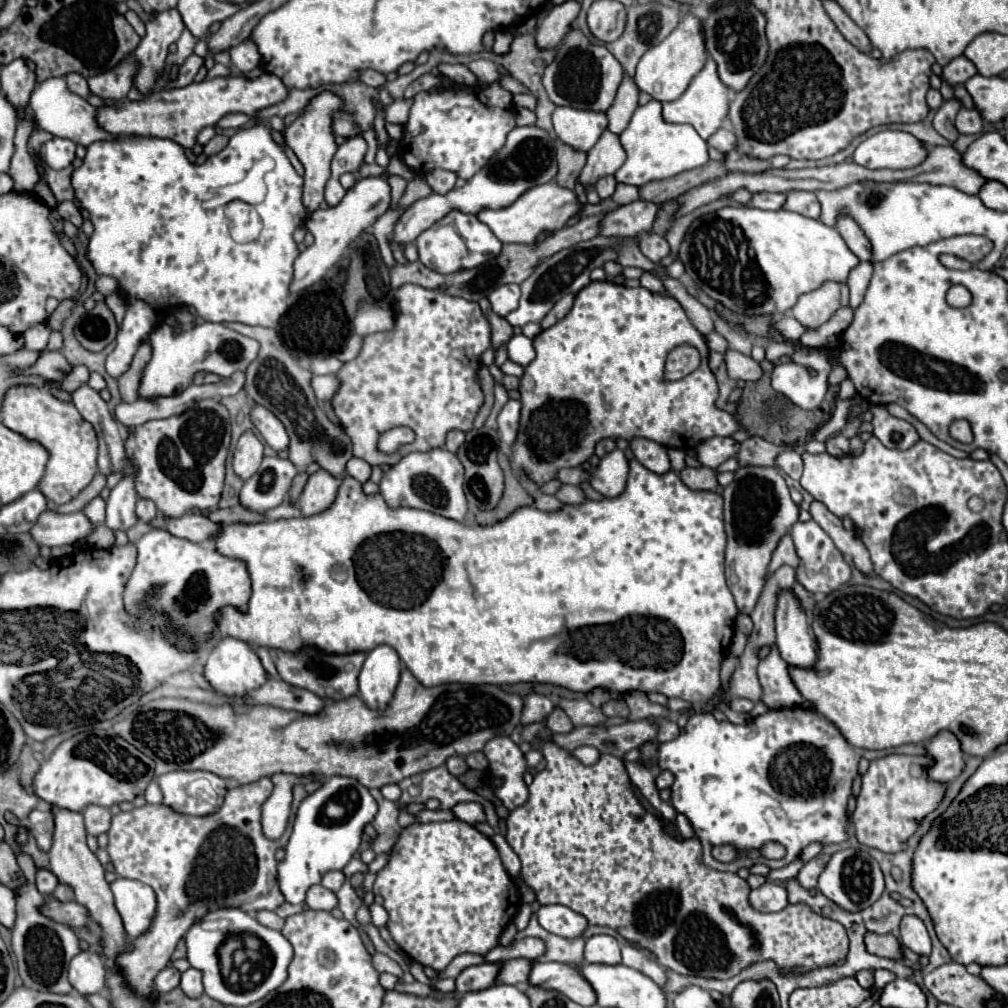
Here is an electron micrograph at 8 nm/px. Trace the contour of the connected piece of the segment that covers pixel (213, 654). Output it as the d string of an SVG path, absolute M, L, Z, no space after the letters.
M232 636L218 640L216 646L210 650L210 656L204 666L204 676L214 686L214 690L222 696L232 696L232 694L244 696L246 692L260 688L266 682L266 670L260 662L258 654L244 640L238 640Z

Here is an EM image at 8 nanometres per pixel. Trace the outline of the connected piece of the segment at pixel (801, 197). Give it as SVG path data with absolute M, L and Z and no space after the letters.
M798 190L788 192L788 202L784 210L792 210L808 218L820 218L820 202L814 192L798 192Z

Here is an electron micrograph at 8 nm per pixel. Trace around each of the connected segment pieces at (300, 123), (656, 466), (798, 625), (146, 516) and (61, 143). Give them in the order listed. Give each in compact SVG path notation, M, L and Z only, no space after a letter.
M322 90L320 94L312 96L310 102L306 104L304 112L284 128L284 140L286 144L294 150L294 154L298 156L298 160L304 164L304 206L308 212L314 212L320 202L324 200L324 184L330 178L330 162L336 154L336 140L334 140L334 132L332 132L332 122L334 116L338 112L342 112L344 108L344 100L340 96L336 96L330 90Z
M632 438L630 440L630 448L634 452L634 456L652 472L656 474L664 474L668 472L672 466L670 466L670 460L668 460L668 452L666 452L666 446L654 442L654 440L648 440L648 438Z
M784 590L776 608L776 648L790 666L812 670L816 666L816 648L810 636L808 620L800 600Z
M146 498L138 500L138 504L136 504L136 514L138 514L138 518L140 518L142 522L154 520L154 518L156 518L156 506L154 506L154 502L152 502L152 500L146 500Z
M52 138L50 142L46 142L42 146L42 158L50 168L60 170L60 168L66 168L72 164L74 150L76 150L76 144L72 140Z

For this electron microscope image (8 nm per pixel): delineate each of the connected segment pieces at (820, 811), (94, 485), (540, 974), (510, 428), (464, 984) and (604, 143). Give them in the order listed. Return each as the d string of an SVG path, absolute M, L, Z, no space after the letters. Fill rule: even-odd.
M806 708L768 710L746 724L732 724L728 720L718 722L712 714L696 714L688 720L684 732L678 738L664 742L658 748L658 766L674 774L670 802L676 812L690 820L696 838L702 844L704 864L714 870L728 872L750 868L754 860L750 860L746 852L760 850L762 844L770 840L786 846L786 856L782 860L768 860L770 868L788 866L800 856L802 848L812 842L834 844L848 840L848 798L852 794L852 780L858 774L858 762L860 750L850 746L834 724L822 720L818 714ZM722 844L736 848L736 860L722 864L712 858L712 848Z
M96 474L94 476L94 480L72 500L72 502L66 502L66 504L62 504L62 506L54 506L52 510L54 512L58 512L58 514L70 514L70 512L78 512L78 510L82 510L92 498L96 498L100 492L102 492L102 488L106 486L106 478L102 476L102 474Z
M534 962L528 974L528 982L542 990L558 990L560 994L566 994L570 1000L582 1006L596 1004L596 994L592 986L570 964Z
M508 400L502 412L498 414L498 430L502 434L502 440L512 446L514 438L518 436L518 422L520 422L520 402L518 400Z
M478 964L478 966L468 966L460 972L460 976L456 978L456 992L458 994L466 994L466 992L476 992L476 990L484 990L490 988L494 984L494 978L498 974L498 964Z
M604 130L602 138L596 142L596 146L588 152L588 162L580 174L580 182L596 184L598 178L614 174L626 160L626 152L622 150L622 144L618 142L618 134Z

